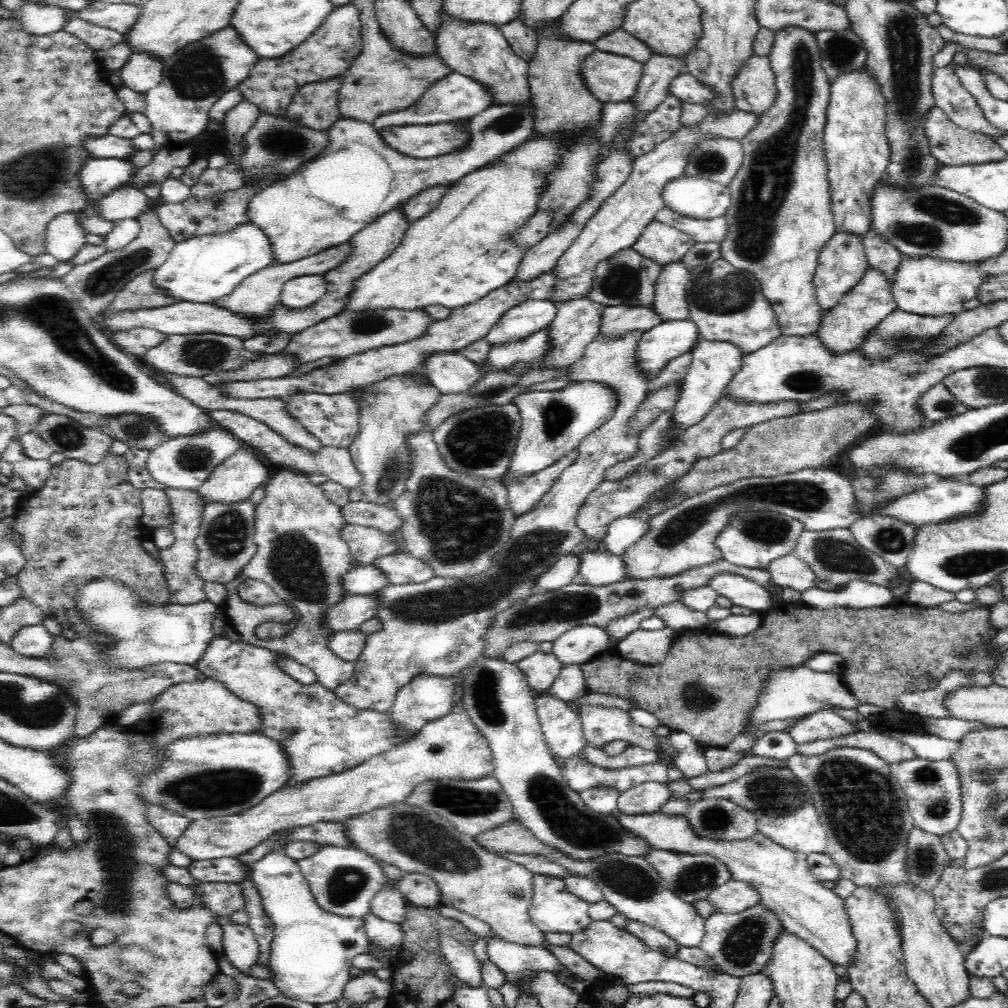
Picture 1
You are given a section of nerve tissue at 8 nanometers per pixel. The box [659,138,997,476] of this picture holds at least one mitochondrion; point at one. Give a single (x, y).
(936, 211)

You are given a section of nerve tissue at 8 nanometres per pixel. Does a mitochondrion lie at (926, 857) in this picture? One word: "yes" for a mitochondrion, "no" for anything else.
yes

